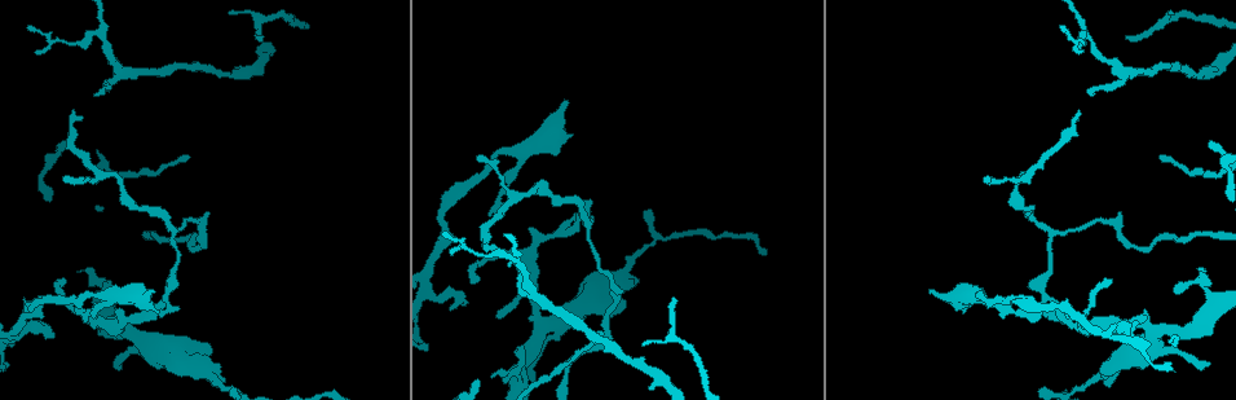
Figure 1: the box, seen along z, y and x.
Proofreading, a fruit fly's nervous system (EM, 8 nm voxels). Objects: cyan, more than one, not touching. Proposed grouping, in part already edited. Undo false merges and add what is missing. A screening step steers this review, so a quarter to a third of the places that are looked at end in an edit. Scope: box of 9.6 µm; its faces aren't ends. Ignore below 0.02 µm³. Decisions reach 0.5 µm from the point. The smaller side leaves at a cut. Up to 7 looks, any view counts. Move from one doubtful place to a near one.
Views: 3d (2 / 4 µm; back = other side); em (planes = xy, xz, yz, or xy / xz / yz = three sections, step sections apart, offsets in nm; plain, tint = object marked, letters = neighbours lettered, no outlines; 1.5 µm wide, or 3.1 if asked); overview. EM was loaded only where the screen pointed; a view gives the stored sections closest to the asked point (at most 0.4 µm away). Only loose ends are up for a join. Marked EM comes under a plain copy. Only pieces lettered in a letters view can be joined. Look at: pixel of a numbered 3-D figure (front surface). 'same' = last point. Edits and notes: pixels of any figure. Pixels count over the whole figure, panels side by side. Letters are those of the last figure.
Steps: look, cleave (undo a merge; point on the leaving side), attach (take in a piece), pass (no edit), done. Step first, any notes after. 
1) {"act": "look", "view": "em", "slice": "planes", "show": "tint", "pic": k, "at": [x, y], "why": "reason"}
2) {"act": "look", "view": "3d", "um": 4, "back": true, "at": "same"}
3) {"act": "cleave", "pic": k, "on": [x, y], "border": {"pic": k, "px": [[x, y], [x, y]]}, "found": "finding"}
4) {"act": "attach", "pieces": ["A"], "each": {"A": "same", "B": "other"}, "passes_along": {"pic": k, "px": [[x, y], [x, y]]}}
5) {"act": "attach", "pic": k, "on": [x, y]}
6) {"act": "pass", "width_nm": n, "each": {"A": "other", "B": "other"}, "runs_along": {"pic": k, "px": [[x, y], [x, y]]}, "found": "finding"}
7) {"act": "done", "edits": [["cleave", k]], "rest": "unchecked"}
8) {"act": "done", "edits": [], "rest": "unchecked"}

{"act": "look", "view": "em", "slice": "yz", "step": 8, "show": "letters", "pic": 1, "at": [593, 216], "why": "an open end"}

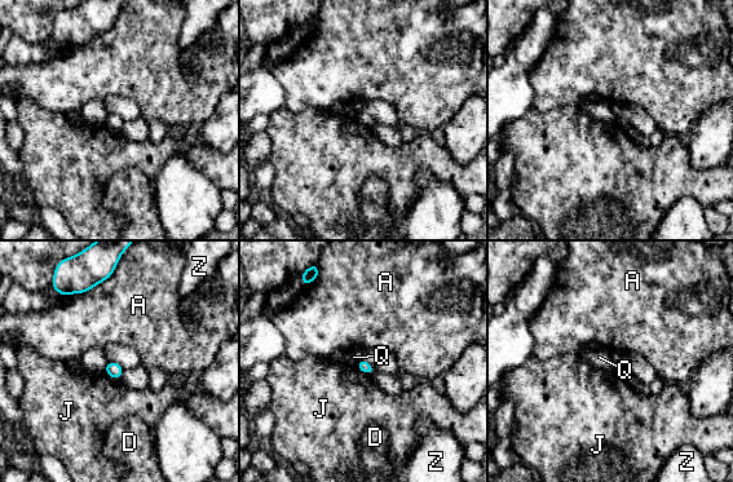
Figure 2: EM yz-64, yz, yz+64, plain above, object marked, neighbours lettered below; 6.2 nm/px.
{"act": "pass", "each": {"A": "other", "D": "other", "J": "other", "Q": "other", "Z": "other"}, "border": {"pic": 2, "px": [[361, 358], [356, 366]]}, "found": "none of them fits"}

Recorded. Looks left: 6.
{"act": "look", "view": "3d", "um": 4, "pic": 1, "at": [1078, 121], "why": "thin end"}

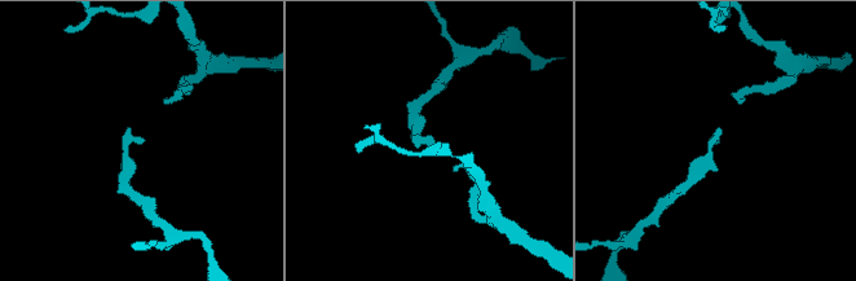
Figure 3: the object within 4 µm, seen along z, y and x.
{"act": "look", "view": "em", "slice": "planes", "show": "letters", "pic": 3, "at": [717, 141]}

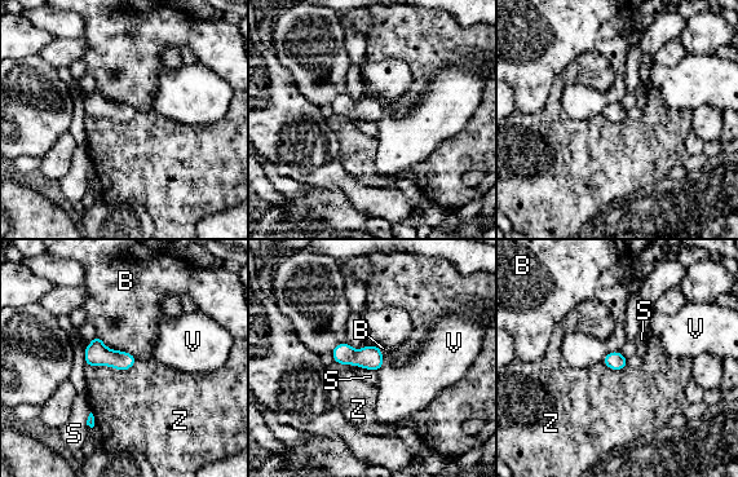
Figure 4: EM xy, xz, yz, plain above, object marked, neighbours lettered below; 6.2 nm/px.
{"act": "pass", "width_nm": 110, "each": {"B": "other", "S": "other", "V": "other", "Z": "other"}, "border": {"pic": 4, "px": [[137, 361], [124, 370], [87, 366]]}, "found": "none of them fits"}

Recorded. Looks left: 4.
{"act": "look", "view": "em", "slice": "planes", "show": "letters", "pic": 1, "at": [1126, 35], "why": "thin end"}

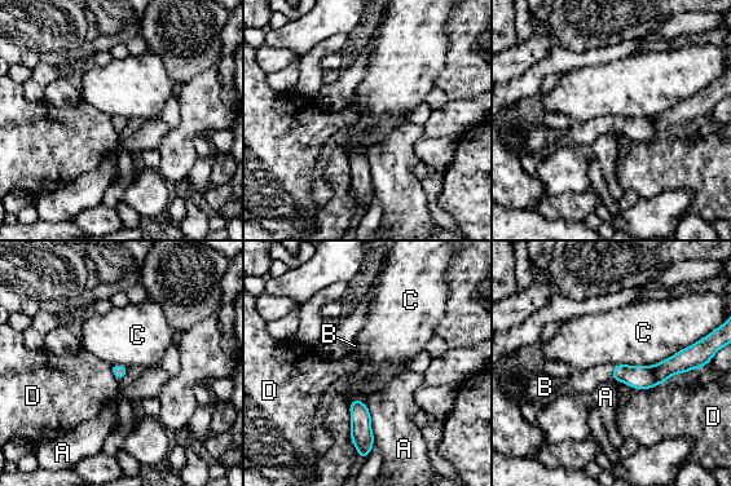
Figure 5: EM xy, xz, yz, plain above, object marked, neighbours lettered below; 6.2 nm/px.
{"act": "attach", "pieces": ["B"], "each": {"A": "other", "B": "same", "C": "other", "D": "other"}, "passes_along": {"pic": 5, "px": [[635, 376], [613, 372], [585, 381]]}, "found": "it goes on there"}

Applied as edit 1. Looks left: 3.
{"act": "done", "edits": [["attach", 5]], "rest": "unchecked"}

